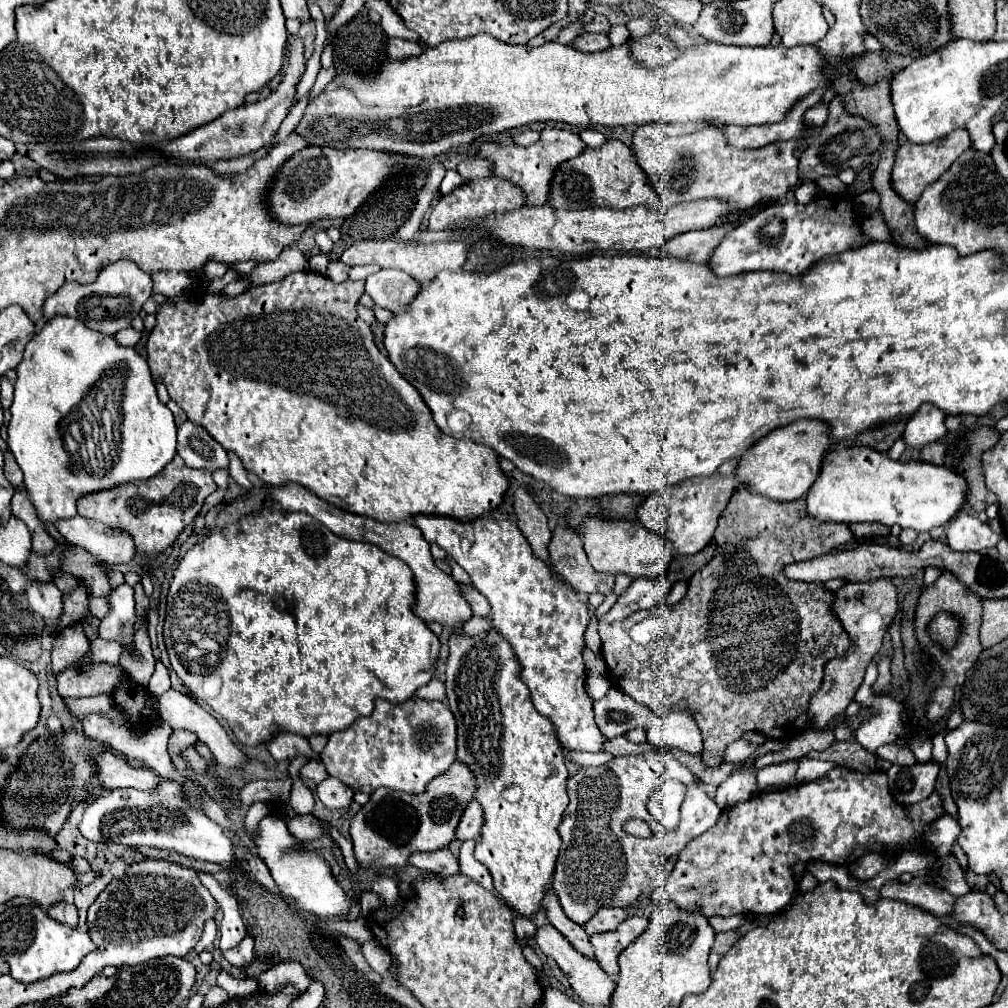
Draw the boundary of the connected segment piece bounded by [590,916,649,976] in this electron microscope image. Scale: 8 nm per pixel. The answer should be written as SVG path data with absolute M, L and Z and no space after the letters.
M630 916L614 932L602 932L602 934L590 936L590 942L596 950L598 964L602 966L602 970L608 976L618 974L618 956L620 956L620 952L628 944L632 944L634 938L638 938L644 932L648 923L649 921L646 918Z

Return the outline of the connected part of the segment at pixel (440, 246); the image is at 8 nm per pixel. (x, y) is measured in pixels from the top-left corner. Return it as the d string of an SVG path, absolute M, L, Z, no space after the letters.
M382 240L382 242L362 242L356 246L350 246L344 250L342 258L344 264L378 264L380 268L398 268L410 274L418 284L428 284L438 272L442 270L462 270L462 266L468 260L468 246L464 242L430 242L430 244L396 244L394 240Z

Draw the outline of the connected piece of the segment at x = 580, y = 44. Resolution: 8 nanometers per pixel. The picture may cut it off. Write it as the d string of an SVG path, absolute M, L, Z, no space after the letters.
M584 32L582 36L578 36L572 42L572 48L592 54L592 52L600 52L600 50L610 48L610 40L608 40L606 34L588 34L588 32Z

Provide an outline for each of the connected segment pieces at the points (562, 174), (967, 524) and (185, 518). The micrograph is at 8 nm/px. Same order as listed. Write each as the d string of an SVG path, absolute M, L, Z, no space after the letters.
M606 140L602 146L586 148L586 152L580 154L578 158L564 162L552 180L552 196L548 204L556 210L582 210L582 208L620 208L622 210L622 208L632 208L632 206L646 206L650 210L662 208L660 196L652 190L646 174L636 162L632 148L620 140Z
M960 512L946 530L948 546L958 552L980 552L982 548L994 548L1004 534L990 528L988 522L980 522L966 512Z
M176 454L158 476L134 484L120 484L118 488L108 488L102 492L92 492L90 496L82 496L76 506L80 516L98 520L130 534L136 546L136 554L156 558L176 542L184 526L194 522L206 496L210 496L216 488L218 486L210 472L186 466L184 460Z

